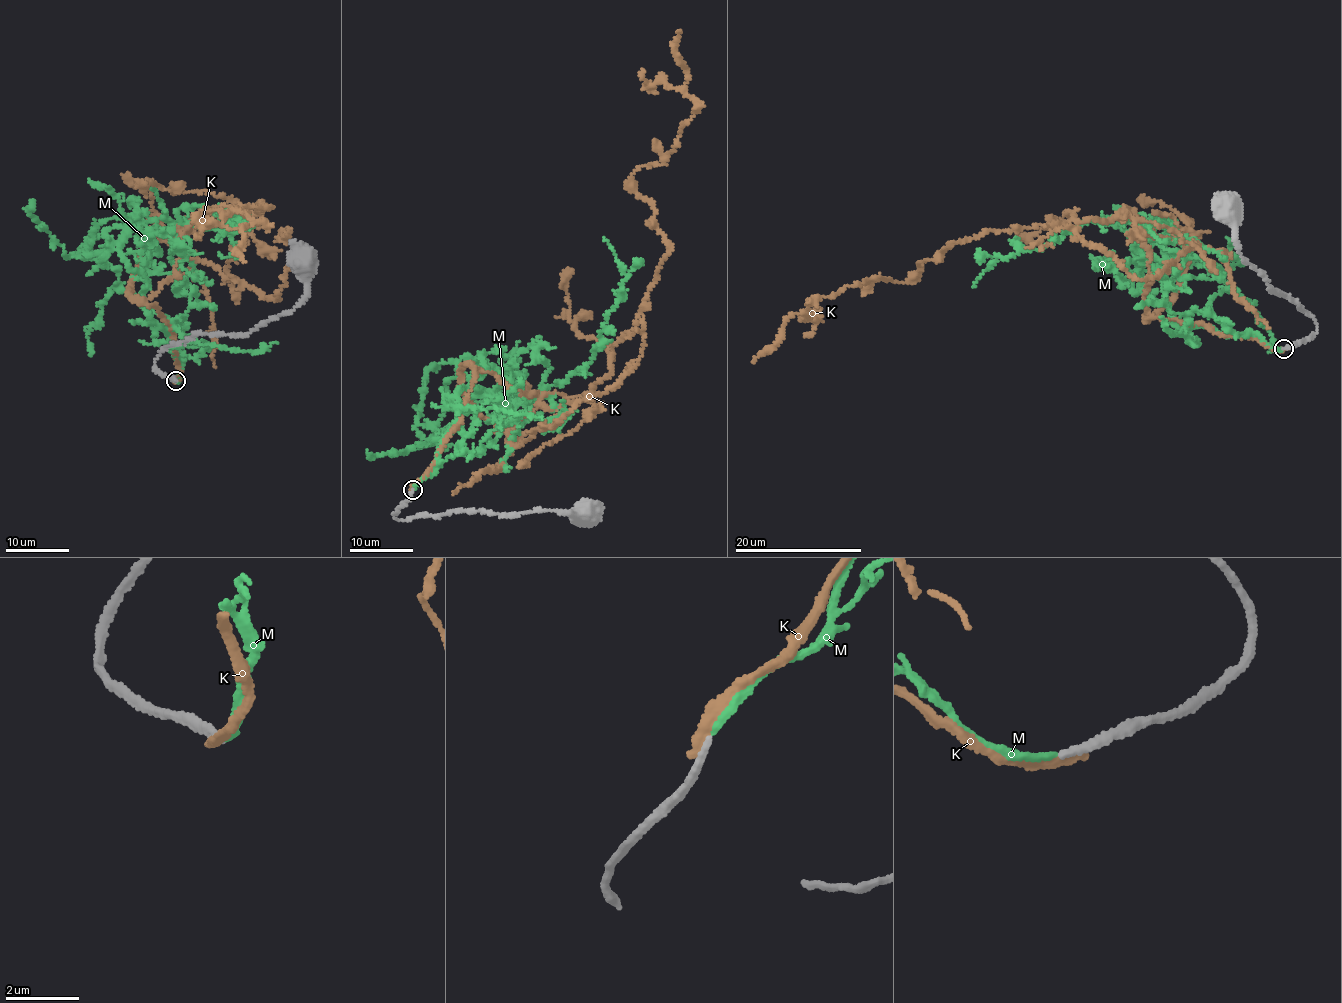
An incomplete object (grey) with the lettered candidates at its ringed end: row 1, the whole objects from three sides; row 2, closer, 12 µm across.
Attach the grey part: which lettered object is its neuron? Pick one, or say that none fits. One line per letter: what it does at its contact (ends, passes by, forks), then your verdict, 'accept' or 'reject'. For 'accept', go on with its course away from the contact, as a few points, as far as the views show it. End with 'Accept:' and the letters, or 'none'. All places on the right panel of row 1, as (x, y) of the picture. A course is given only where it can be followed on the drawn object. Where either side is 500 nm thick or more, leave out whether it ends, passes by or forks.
K: it ends; reject
M: it ends; accept; course (1283, 349), (1179, 327), (1161, 274), (1134, 252), (1146, 237), (1175, 240), (1121, 216), (999, 257), (973, 285)
Accept: M

